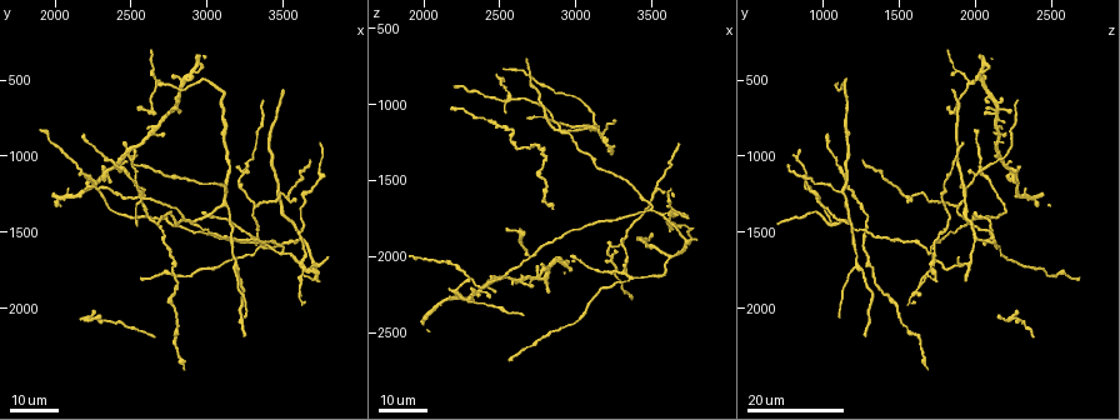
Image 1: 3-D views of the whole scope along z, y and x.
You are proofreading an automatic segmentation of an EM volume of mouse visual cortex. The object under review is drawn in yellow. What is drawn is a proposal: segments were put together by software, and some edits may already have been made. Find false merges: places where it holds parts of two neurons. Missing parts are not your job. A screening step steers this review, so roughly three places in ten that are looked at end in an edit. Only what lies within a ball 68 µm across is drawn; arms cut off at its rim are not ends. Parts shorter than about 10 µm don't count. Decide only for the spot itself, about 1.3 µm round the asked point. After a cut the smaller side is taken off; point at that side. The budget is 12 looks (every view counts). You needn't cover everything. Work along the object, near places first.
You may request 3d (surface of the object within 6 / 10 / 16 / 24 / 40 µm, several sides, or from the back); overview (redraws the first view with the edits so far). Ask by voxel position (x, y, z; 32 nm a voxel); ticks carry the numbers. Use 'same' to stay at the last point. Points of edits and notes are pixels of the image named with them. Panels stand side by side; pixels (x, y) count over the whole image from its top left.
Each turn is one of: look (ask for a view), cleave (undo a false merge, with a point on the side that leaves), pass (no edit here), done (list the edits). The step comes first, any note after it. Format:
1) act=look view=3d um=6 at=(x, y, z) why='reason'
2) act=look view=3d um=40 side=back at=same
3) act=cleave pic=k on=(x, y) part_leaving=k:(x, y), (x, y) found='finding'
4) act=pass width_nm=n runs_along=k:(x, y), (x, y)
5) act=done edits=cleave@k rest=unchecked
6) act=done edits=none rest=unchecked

act=look view=3d um=24 at=(3120, 1320, 1140)

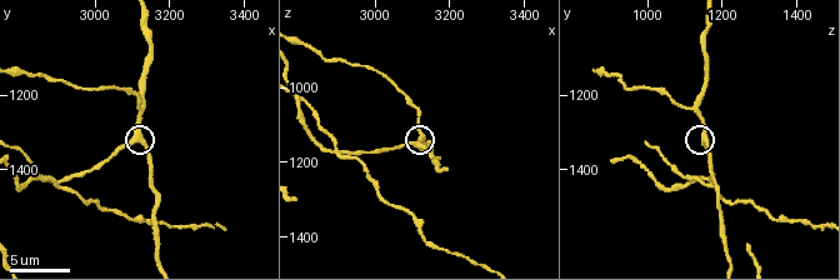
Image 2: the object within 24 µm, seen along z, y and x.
act=look view=3d um=6 at=(3120, 1300, 1150) why='closer look'

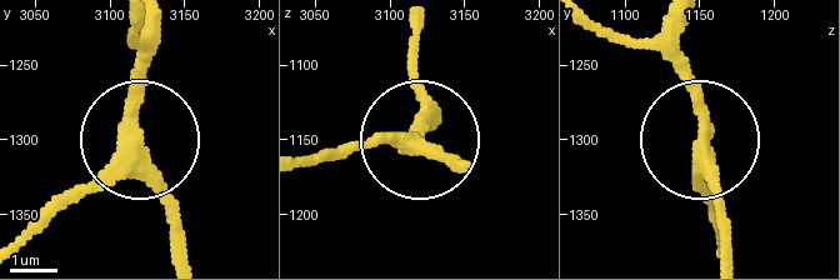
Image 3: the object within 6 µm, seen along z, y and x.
act=pass arms=3 runs_along=3:(20, 249), (135, 141), (175, 253) found='continuous, no second neuron'

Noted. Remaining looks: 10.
act=look view=3d um=10 at=(2890, 1430, 1170) why='looks like a crossing'

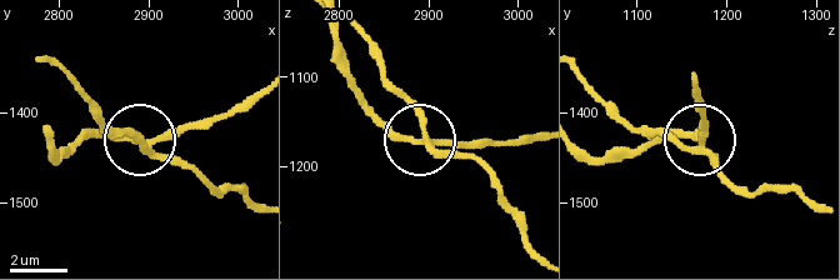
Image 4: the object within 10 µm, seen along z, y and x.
act=cleave pic=4 on=(186, 125) width_nm=230 part_leaving=4:(148, 141), (174, 139), (253, 105) found='two neurons meet here'

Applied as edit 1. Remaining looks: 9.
act=look view=3d um=24 at=(3320, 1540, 2100) why='looks like a crossing'

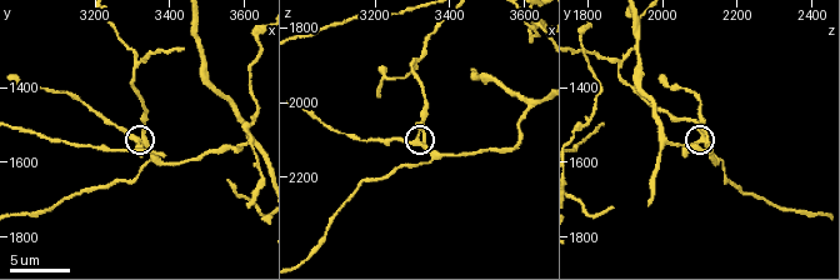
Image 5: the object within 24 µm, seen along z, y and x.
act=look view=3d um=6 at=(3310, 1540, 2100)

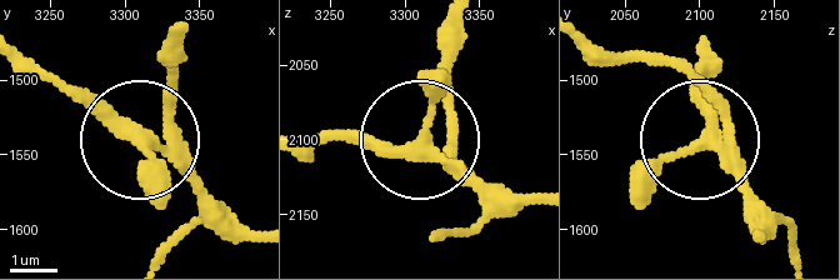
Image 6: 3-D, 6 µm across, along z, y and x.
act=look view=3d um=6 side=back at=(3314, 1540, 2106)

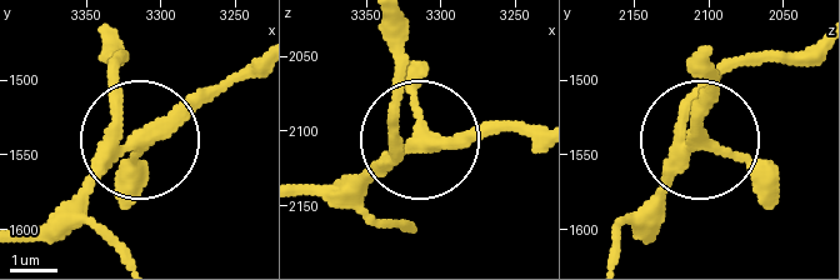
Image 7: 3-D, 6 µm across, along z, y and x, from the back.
act=pass runs_along=7:(303, 196), (351, 193), (434, 136), (526, 125) found='continuous, no second neuron'

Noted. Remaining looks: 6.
act=look view=3d um=24 at=(3220, 1120, 2000)

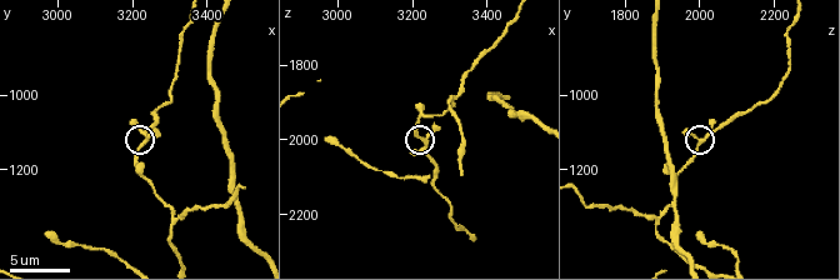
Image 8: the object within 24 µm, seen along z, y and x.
act=look view=3d um=6 at=(3210, 1140, 2000)

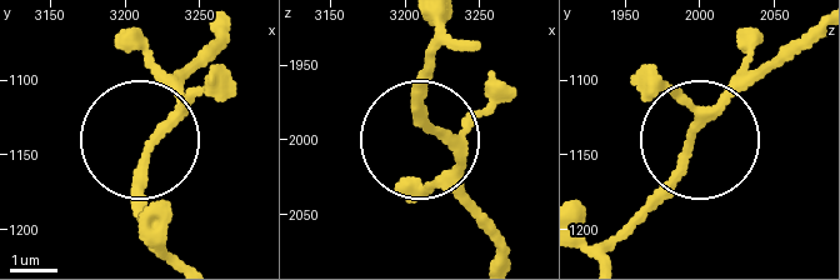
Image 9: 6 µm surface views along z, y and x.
act=pass runs_along=9:(604, 253), (791, 41) found='all the same neuron'

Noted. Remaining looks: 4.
act=look view=3d um=16 at=(2560, 1260, 960) why='four-way junction'

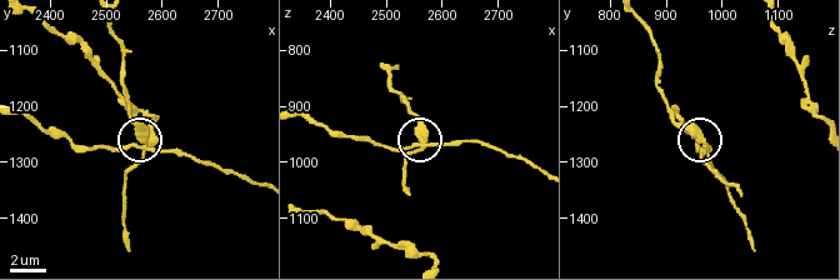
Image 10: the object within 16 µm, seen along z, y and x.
act=look view=3d um=10 at=(2565, 1255, 960)

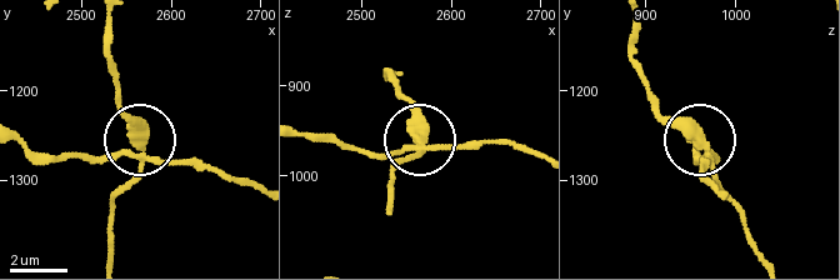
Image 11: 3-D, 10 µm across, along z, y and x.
act=cleave pic=11 on=(410, 126) width_nm=340 part_leaving=11:(143, 153), (140, 133), (120, 105), (106, 25) found='two neurons meet here'

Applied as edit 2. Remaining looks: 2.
act=done edits=cleave@4,cleave@11 rest=unchecked

